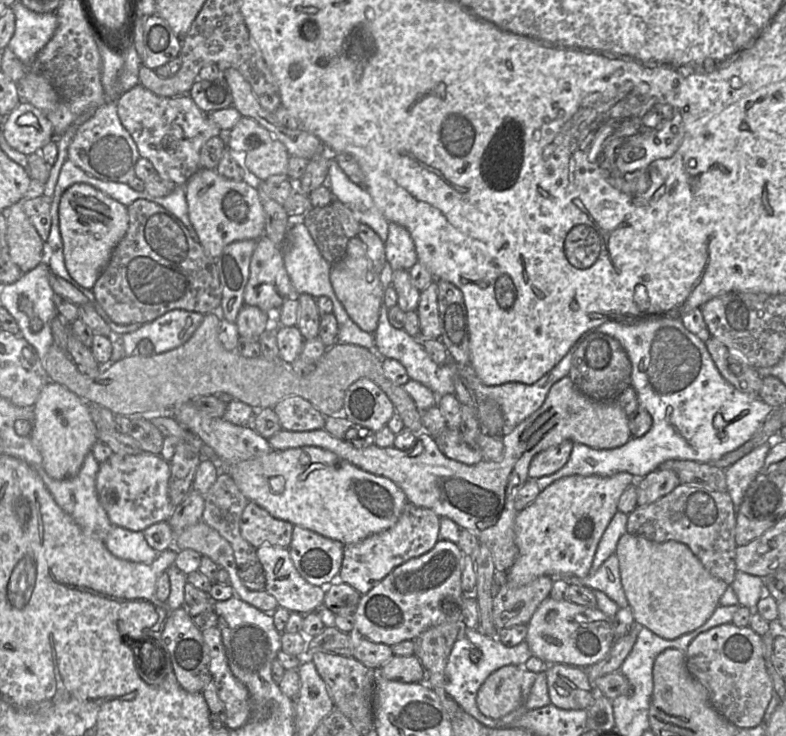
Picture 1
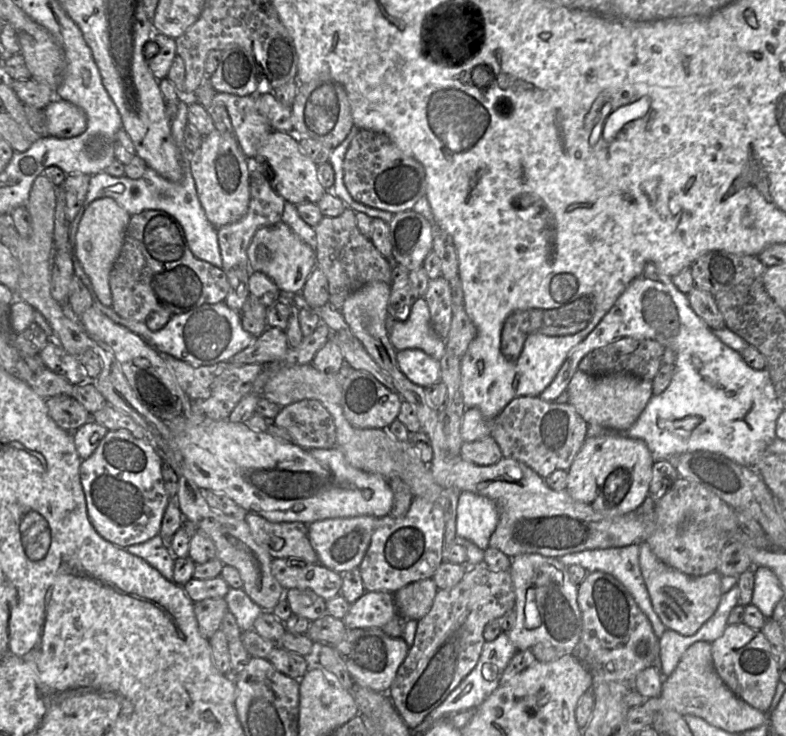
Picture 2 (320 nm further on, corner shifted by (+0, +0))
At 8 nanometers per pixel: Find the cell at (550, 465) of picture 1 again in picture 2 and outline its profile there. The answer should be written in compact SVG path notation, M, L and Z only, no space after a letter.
M539 396L513 398L492 422L490 436L499 445L502 456L520 461L546 478L557 469L568 470L586 439L587 423L568 402L547 402Z

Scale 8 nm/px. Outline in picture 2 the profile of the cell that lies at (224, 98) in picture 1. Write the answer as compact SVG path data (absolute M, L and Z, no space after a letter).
M241 46L225 49L217 70L208 78L220 93L247 96L256 94L259 87L255 57Z

